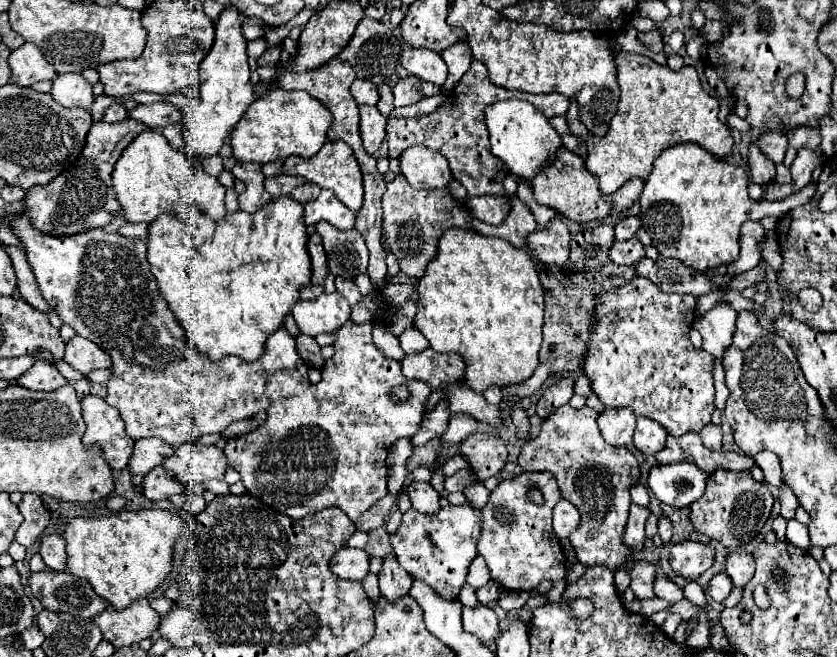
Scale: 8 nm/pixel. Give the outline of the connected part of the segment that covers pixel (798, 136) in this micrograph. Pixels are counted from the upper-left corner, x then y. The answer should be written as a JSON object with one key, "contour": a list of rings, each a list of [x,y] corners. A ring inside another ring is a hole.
{"contour":[[[800,126],[795,129],[796,131],[787,132],[789,146],[795,149],[800,147],[810,147],[817,149],[821,142],[820,134],[817,129]]]}

